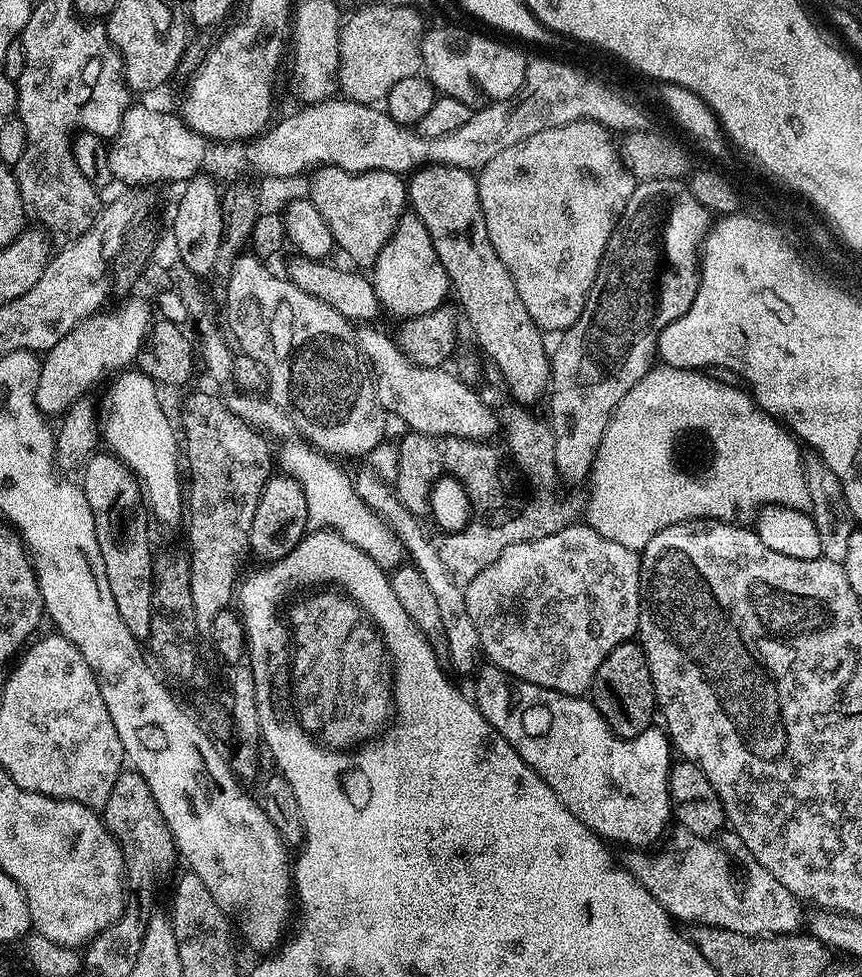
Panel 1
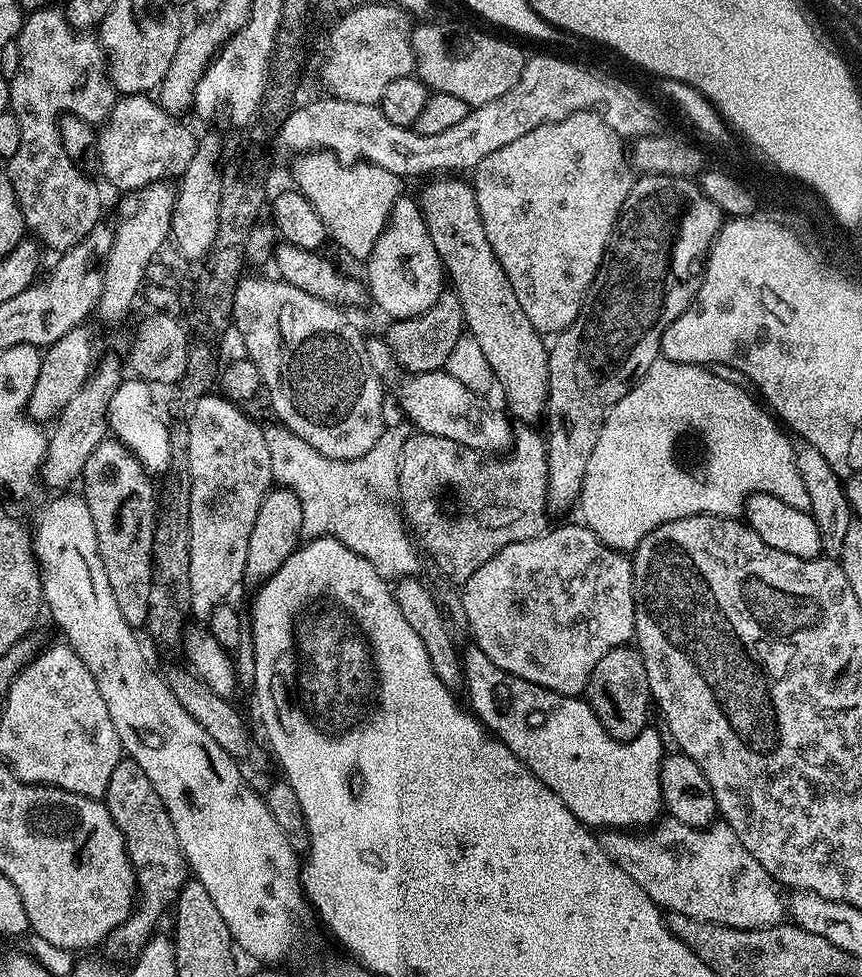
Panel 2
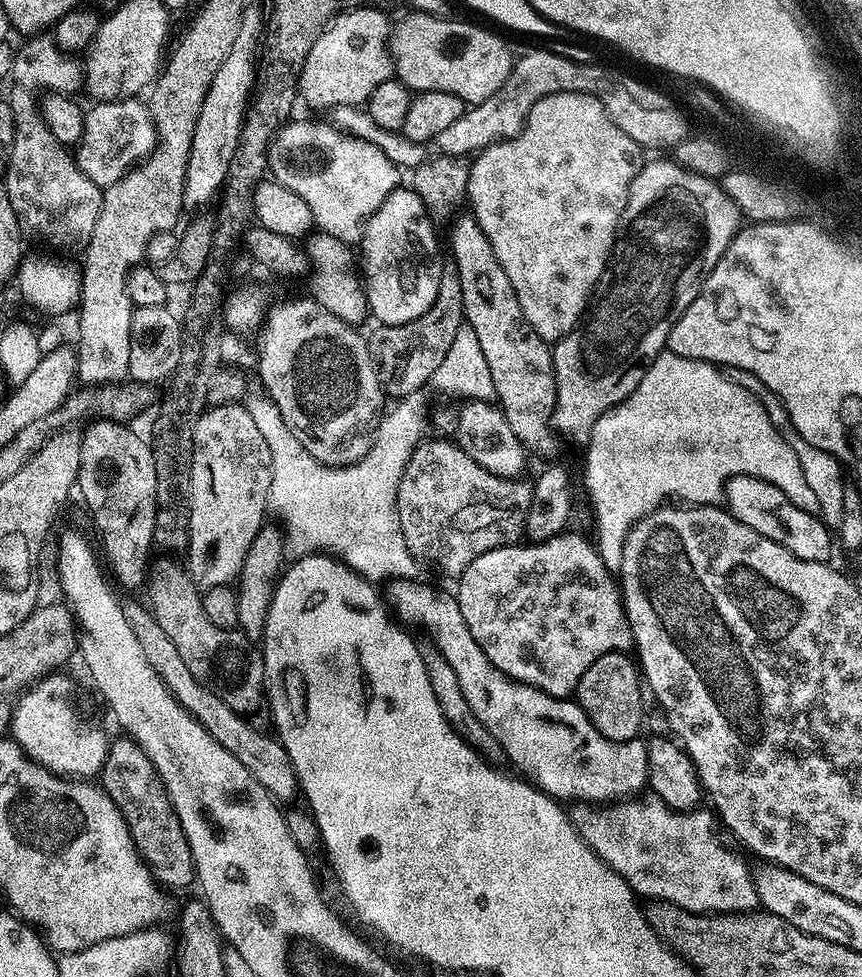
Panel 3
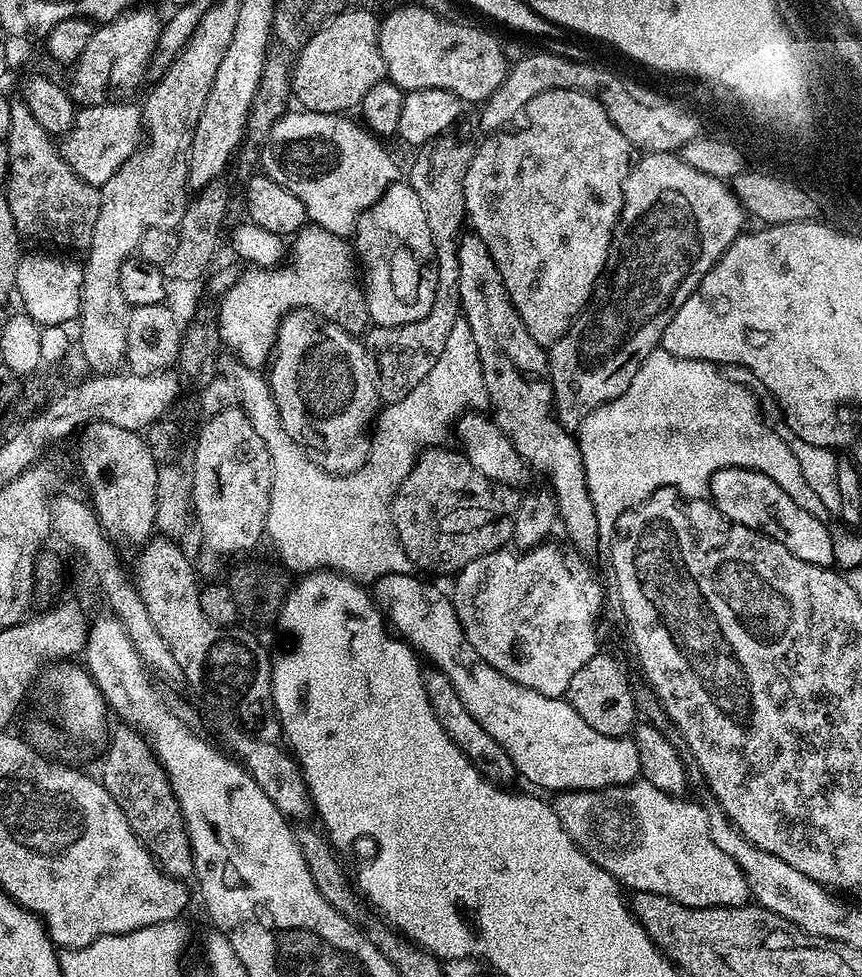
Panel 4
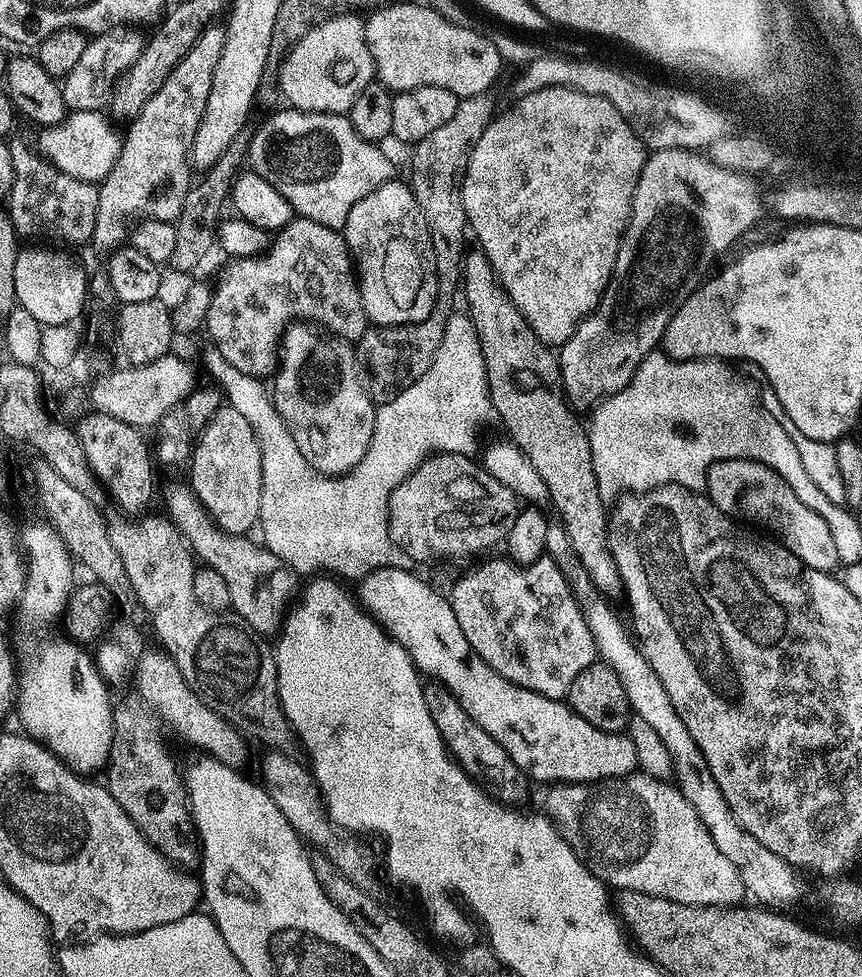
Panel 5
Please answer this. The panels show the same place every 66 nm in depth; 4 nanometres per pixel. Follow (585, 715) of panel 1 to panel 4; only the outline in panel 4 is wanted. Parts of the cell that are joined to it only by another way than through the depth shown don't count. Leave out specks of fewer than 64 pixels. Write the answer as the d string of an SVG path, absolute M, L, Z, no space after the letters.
M403 572L379 576L374 581L374 600L382 609L387 623L411 644L421 657L429 656L431 663L439 668L442 674L446 674L446 678L450 678L458 698L462 698L466 710L474 714L478 726L482 726L482 730L486 730L486 734L490 734L490 738L494 738L494 742L498 742L498 746L506 750L517 773L521 777L524 775L530 783L537 784L540 788L549 788L552 794L599 792L600 789L610 788L614 784L630 784L640 776L639 750L635 739L598 734L598 730L594 730L594 726L590 726L590 722L586 722L567 699L538 694L538 690L515 684L513 680L506 678L506 674L494 670L494 666L490 666L490 662L486 662L478 654L478 650L470 646L452 601L445 593L443 596L438 589L423 584L416 574Z

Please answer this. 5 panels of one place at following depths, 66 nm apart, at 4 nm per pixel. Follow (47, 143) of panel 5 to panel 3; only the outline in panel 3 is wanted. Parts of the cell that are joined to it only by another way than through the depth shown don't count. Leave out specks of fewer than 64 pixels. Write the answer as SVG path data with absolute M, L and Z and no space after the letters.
M139 99L130 100L105 100L93 103L84 113L84 134L74 152L74 159L80 169L86 174L86 178L97 184L100 189L106 189L114 182L118 182L133 168L148 159L148 156L156 150L158 137L156 124L152 121L152 113L147 103L139 104Z

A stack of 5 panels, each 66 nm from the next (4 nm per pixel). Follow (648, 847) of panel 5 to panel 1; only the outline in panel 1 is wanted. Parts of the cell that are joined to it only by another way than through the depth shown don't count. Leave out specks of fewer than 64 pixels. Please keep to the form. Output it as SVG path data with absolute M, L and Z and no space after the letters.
M676 830L671 833L672 841L669 842L664 852L658 856L648 856L652 854L645 854L643 851L636 850L631 853L632 864L630 863L630 870L634 875L640 879L642 886L646 886L646 890L650 890L650 894L654 894L654 898L667 911L669 916L675 918L677 921L689 920L689 925L703 926L705 928L721 928L722 930L730 930L738 934L746 934L747 936L786 936L789 934L796 934L801 931L800 928L800 908L802 908L801 901L796 899L794 894L790 894L790 890L786 890L786 886L782 886L782 882L778 882L778 878L774 878L774 874L770 874L764 869L761 864L755 862L749 863L749 868L745 870L744 877L740 880L740 888L736 885L736 880L732 877L732 864L728 861L728 856L715 843L715 839L706 836L695 836L683 830Z

